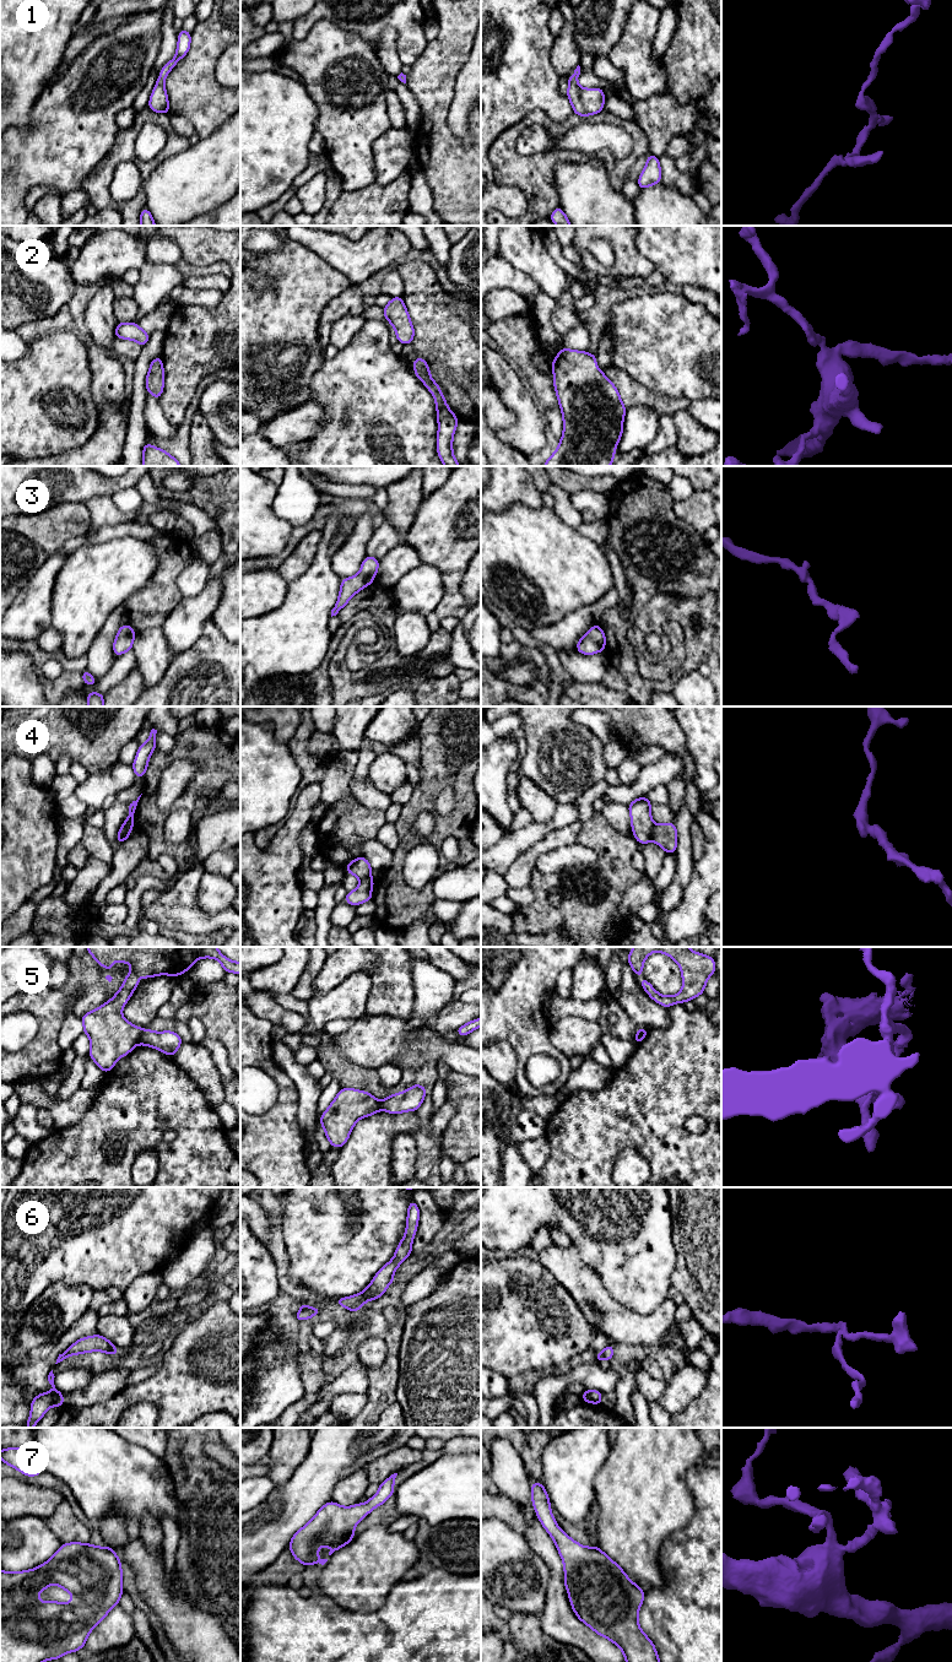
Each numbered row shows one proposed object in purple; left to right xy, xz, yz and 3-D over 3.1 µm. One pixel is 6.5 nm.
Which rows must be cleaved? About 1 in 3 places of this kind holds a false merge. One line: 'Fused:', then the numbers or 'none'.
Fused: 4, 5, 6

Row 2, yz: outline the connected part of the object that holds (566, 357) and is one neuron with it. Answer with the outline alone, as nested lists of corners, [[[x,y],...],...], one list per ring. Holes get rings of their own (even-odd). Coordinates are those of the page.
[[[562,348],[552,361],[553,384],[563,416],[563,435],[543,466],[610,466],[623,432],[627,407],[618,389],[599,369],[596,354]]]

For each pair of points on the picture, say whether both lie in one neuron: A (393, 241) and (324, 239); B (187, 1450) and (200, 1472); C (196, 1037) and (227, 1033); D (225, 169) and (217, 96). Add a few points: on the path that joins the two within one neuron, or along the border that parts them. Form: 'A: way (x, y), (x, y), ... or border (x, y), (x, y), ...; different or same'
A: way (376, 248), (341, 248); same
B: way (187, 1455), (187, 1459), (195, 1467); same
C: border (187, 1022), (198, 1018), (207, 1034); different
D: border (227, 118), (209, 135), (200, 139); different

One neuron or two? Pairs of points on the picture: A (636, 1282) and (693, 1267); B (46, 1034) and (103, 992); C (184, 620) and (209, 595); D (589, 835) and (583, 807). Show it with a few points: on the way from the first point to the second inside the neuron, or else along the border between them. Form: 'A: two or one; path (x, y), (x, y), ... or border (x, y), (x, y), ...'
A: two; border (675, 1245), (676, 1263), (671, 1273), (671, 1284)
B: one; path (53, 1017), (74, 996), (86, 992)
C: one; path (190, 613), (203, 601)
D: two; border (595, 812), (584, 823)

